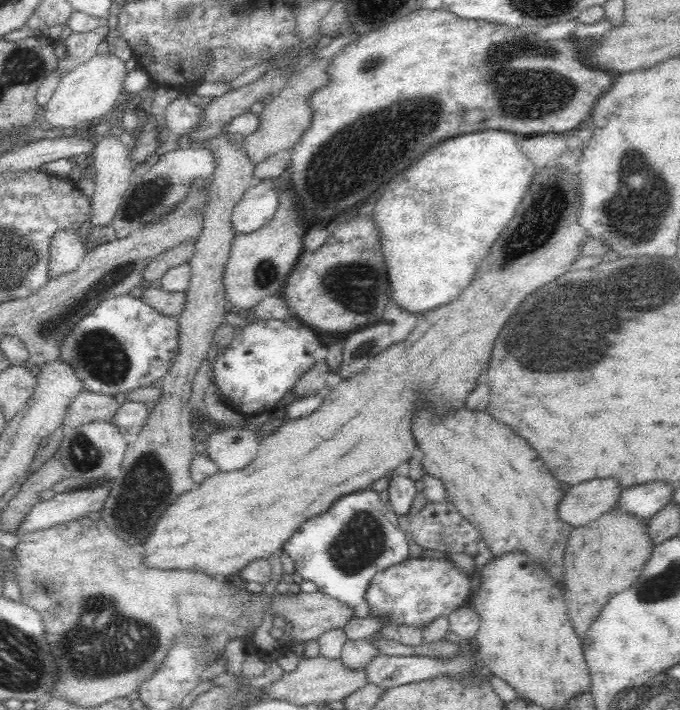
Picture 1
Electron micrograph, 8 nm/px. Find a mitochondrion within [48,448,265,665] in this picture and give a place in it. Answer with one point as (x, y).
(146, 484)

